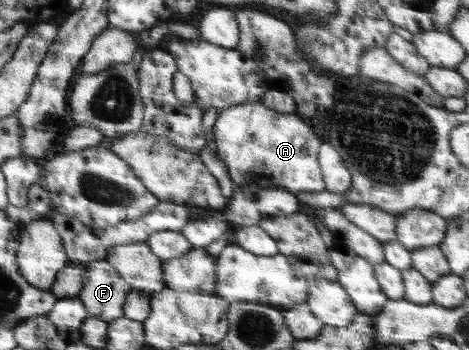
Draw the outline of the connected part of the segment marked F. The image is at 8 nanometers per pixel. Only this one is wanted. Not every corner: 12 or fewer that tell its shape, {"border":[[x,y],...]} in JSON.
{"border":[[86,263],[76,297],[90,317],[125,316],[133,290],[110,263]]}

